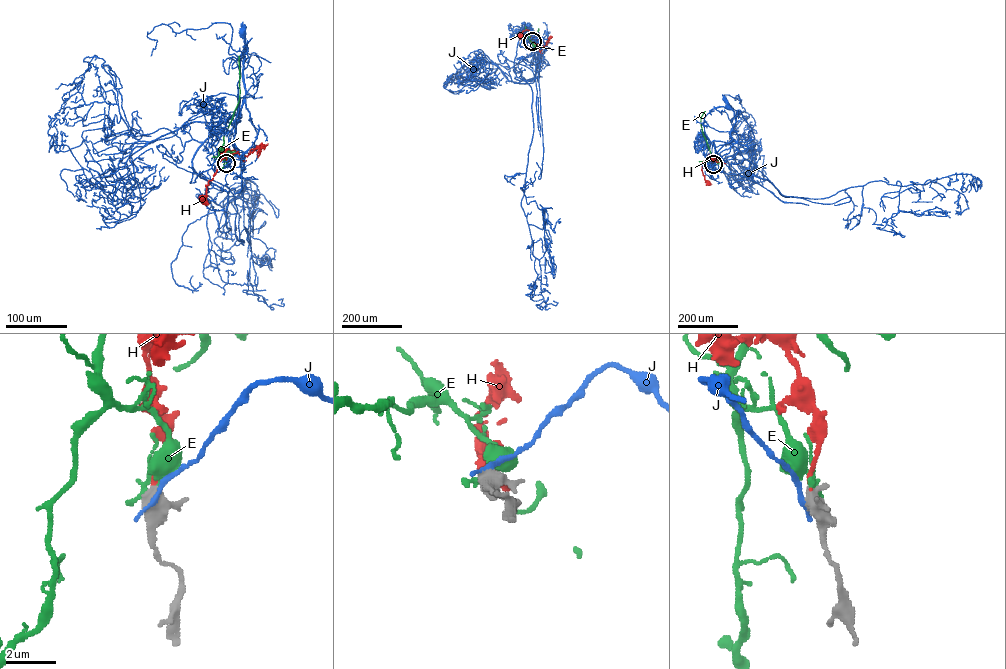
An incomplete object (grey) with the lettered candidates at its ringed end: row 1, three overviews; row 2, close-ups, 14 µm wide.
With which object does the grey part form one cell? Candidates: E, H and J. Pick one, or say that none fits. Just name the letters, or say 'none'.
H

